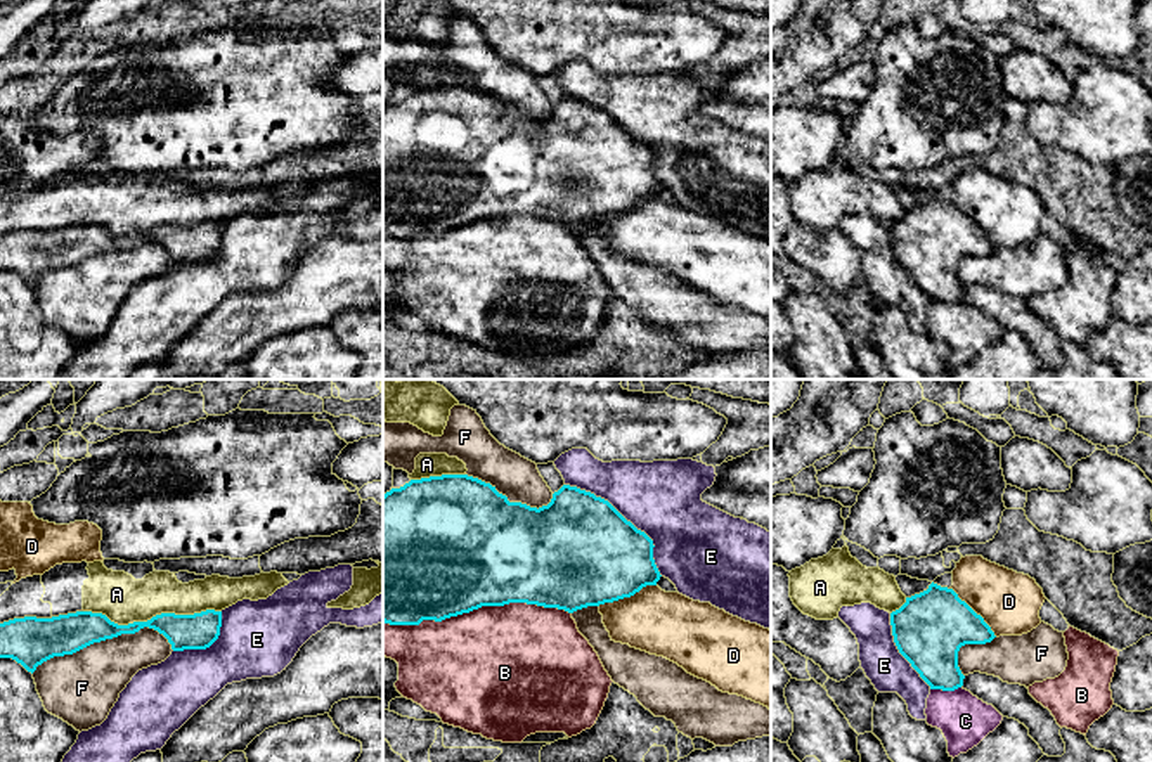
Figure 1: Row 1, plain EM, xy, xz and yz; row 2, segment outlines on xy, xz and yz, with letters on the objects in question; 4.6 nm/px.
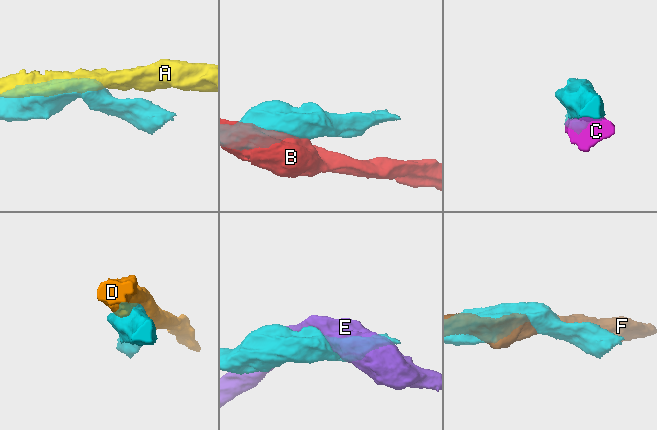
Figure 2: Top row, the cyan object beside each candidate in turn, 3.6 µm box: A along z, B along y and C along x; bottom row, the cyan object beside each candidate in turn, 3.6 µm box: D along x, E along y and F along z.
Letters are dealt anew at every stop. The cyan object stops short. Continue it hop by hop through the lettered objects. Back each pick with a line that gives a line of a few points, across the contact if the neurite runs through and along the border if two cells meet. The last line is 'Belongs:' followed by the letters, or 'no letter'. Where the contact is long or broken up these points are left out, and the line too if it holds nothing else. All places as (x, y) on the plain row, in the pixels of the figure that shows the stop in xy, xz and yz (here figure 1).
Belongs: no letter

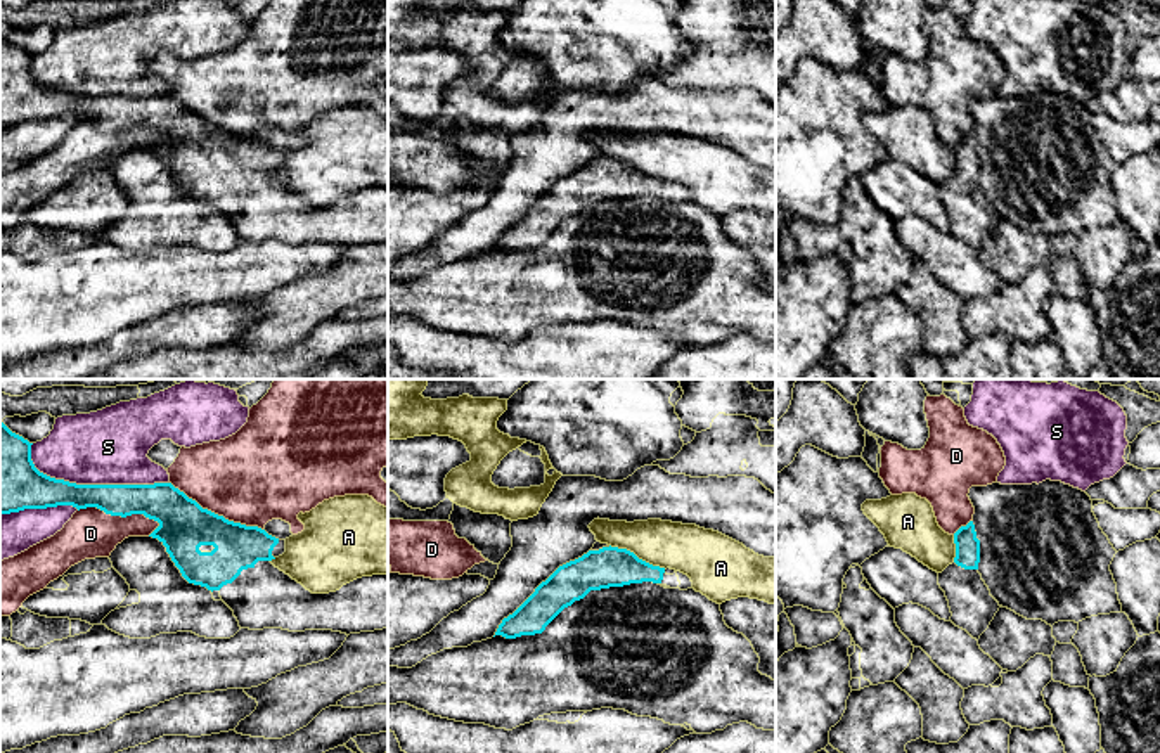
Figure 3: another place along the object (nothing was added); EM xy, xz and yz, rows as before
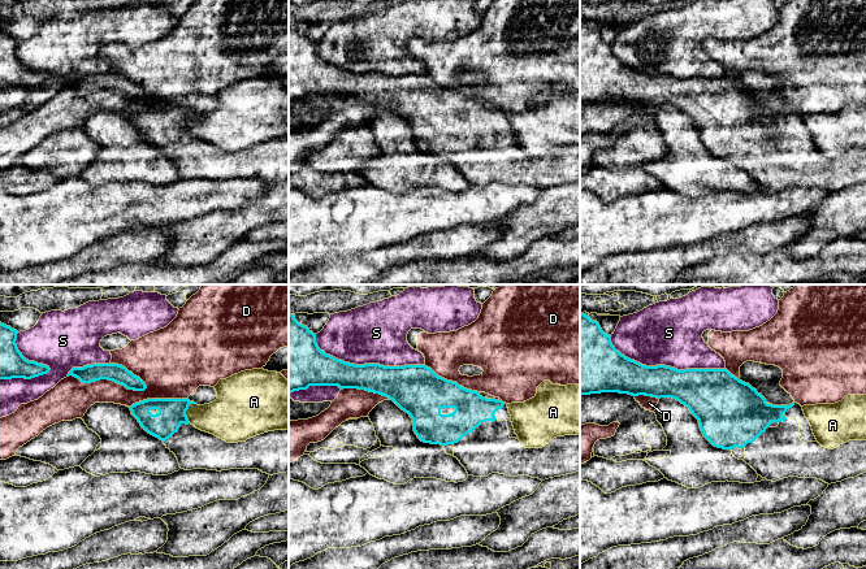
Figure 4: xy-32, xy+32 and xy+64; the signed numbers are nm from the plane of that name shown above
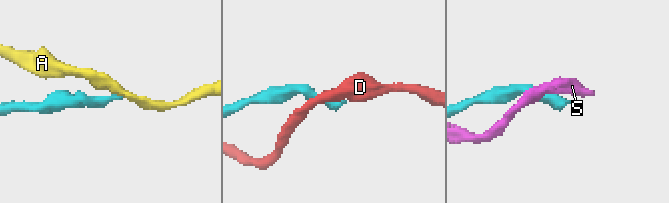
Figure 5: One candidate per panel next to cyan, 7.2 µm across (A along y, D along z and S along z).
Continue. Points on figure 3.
Belongs: no letter

